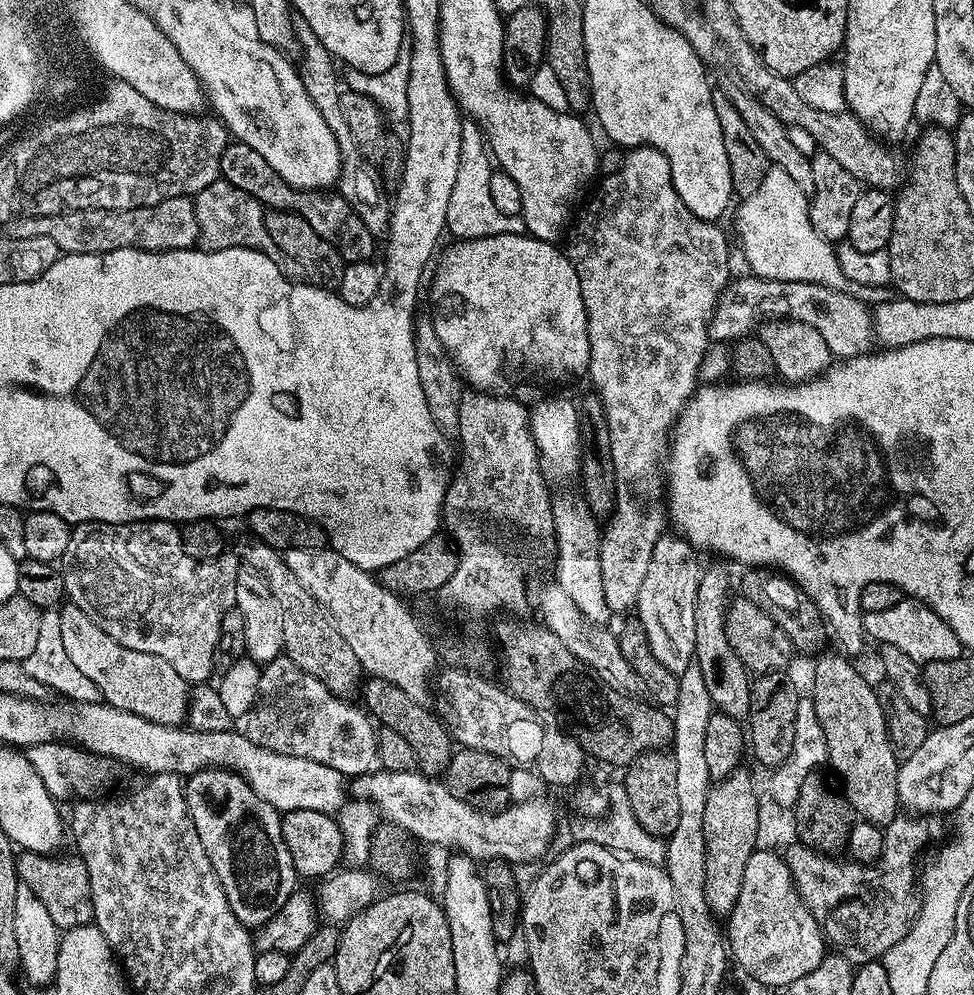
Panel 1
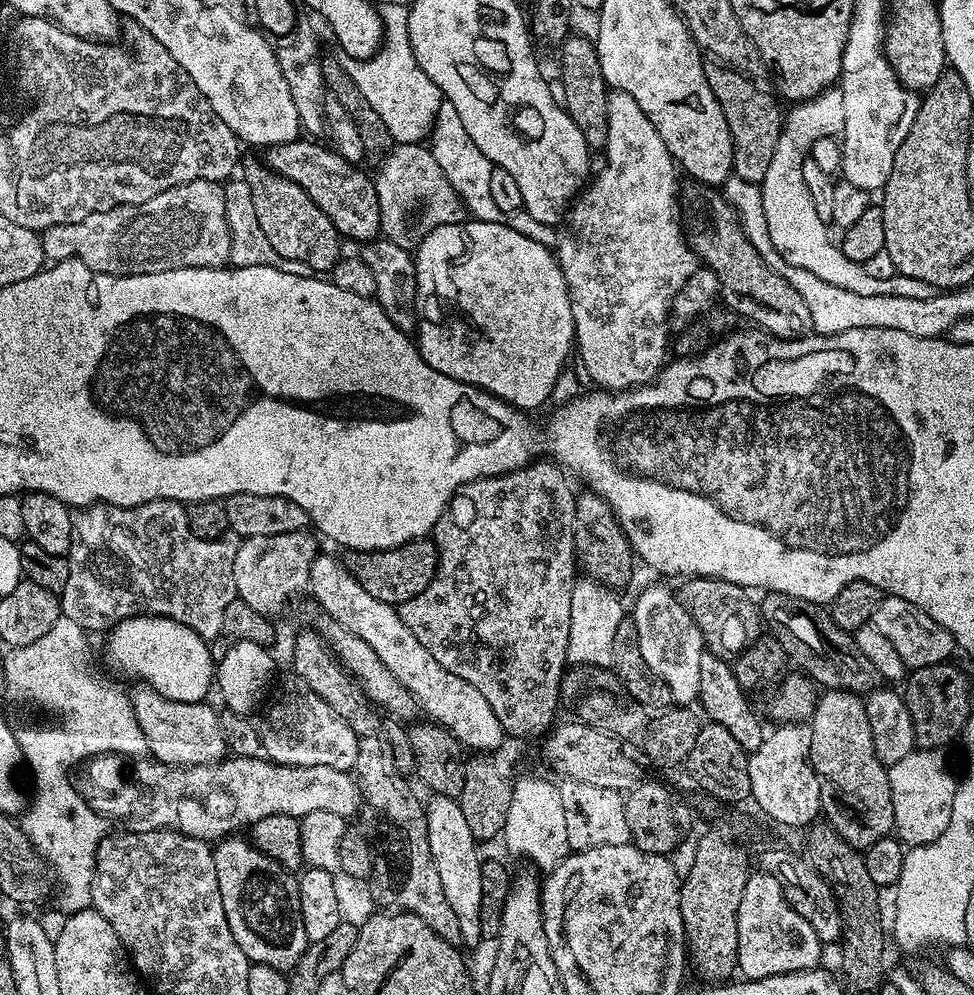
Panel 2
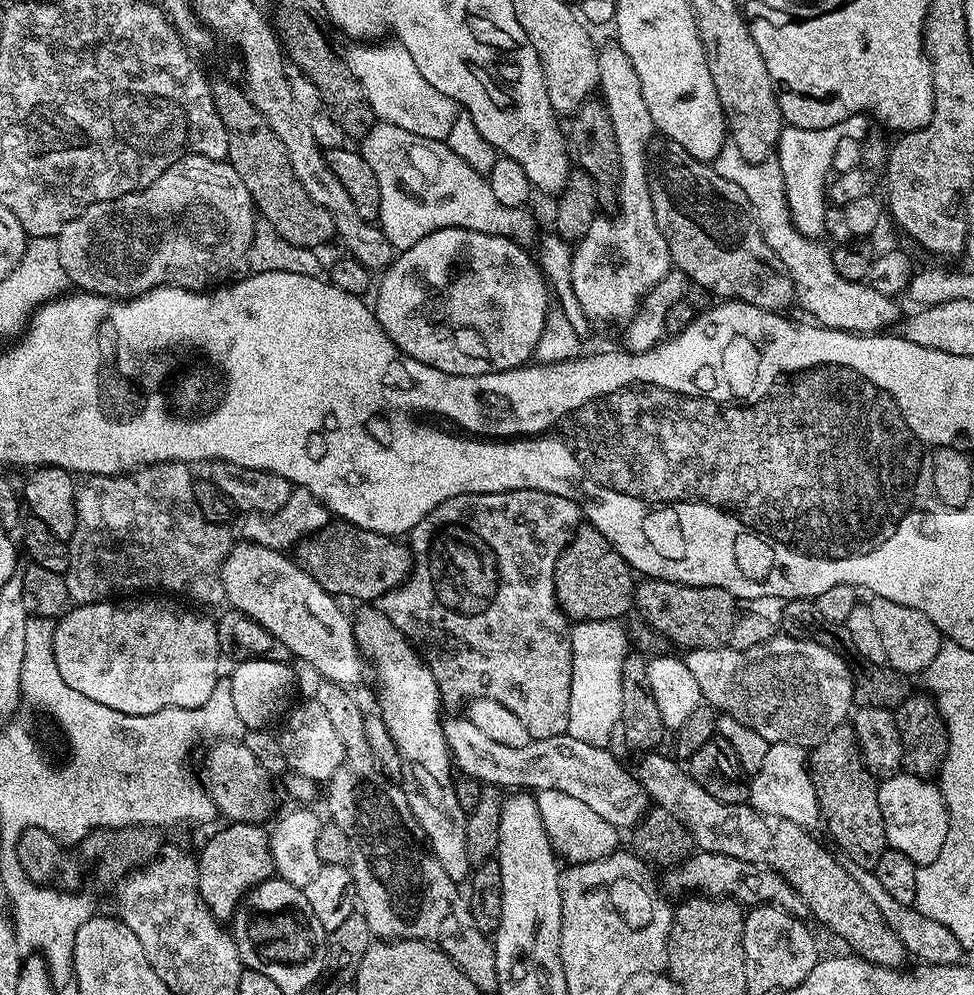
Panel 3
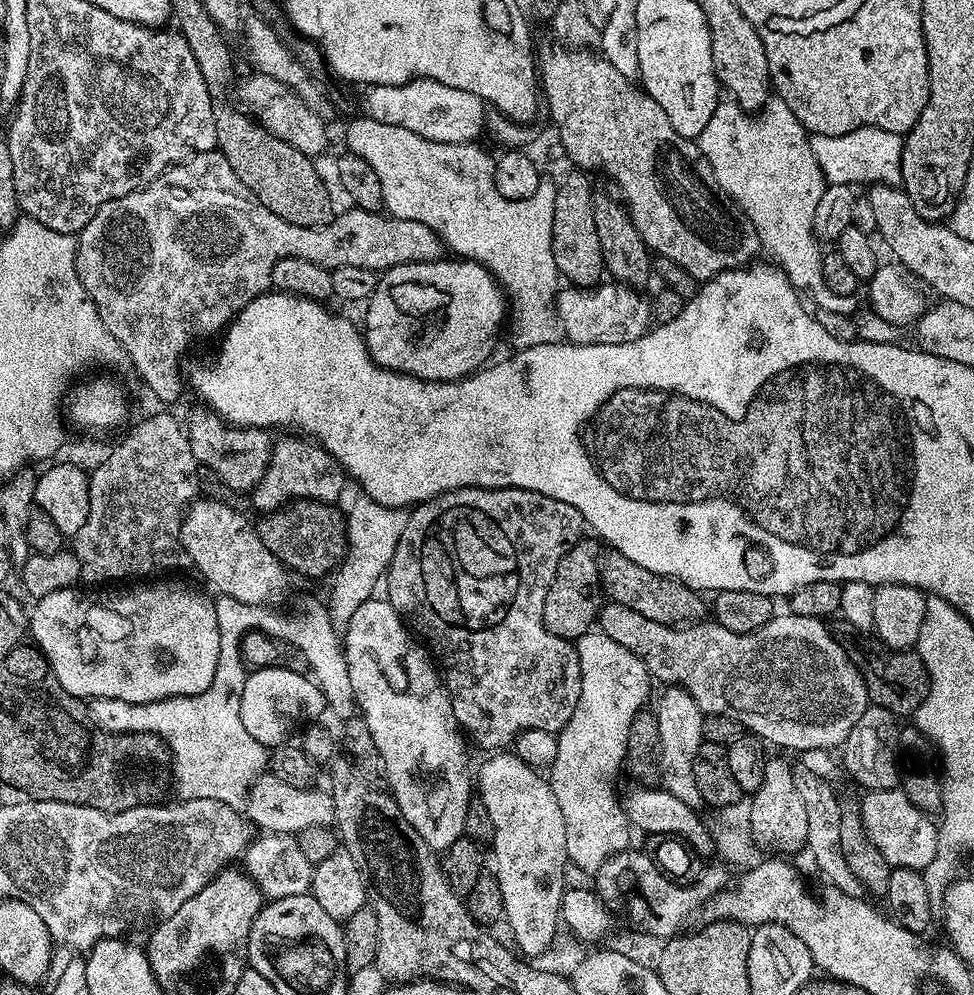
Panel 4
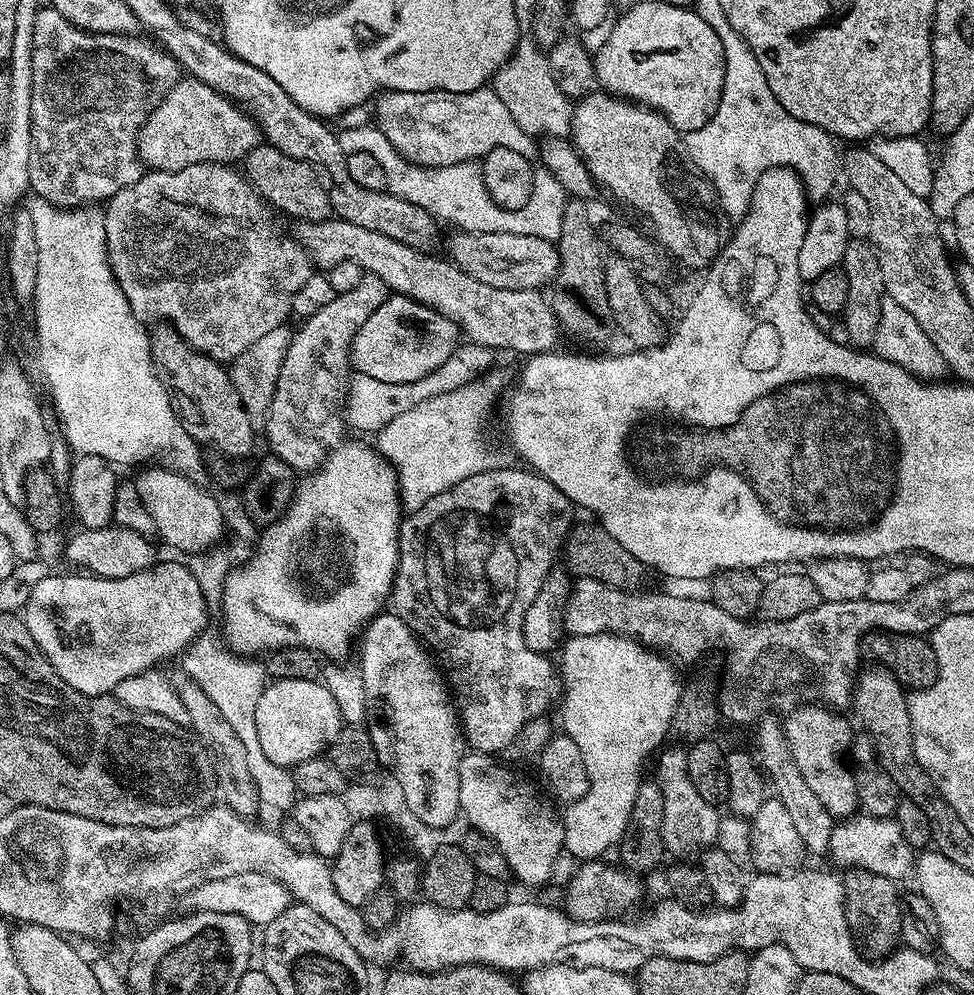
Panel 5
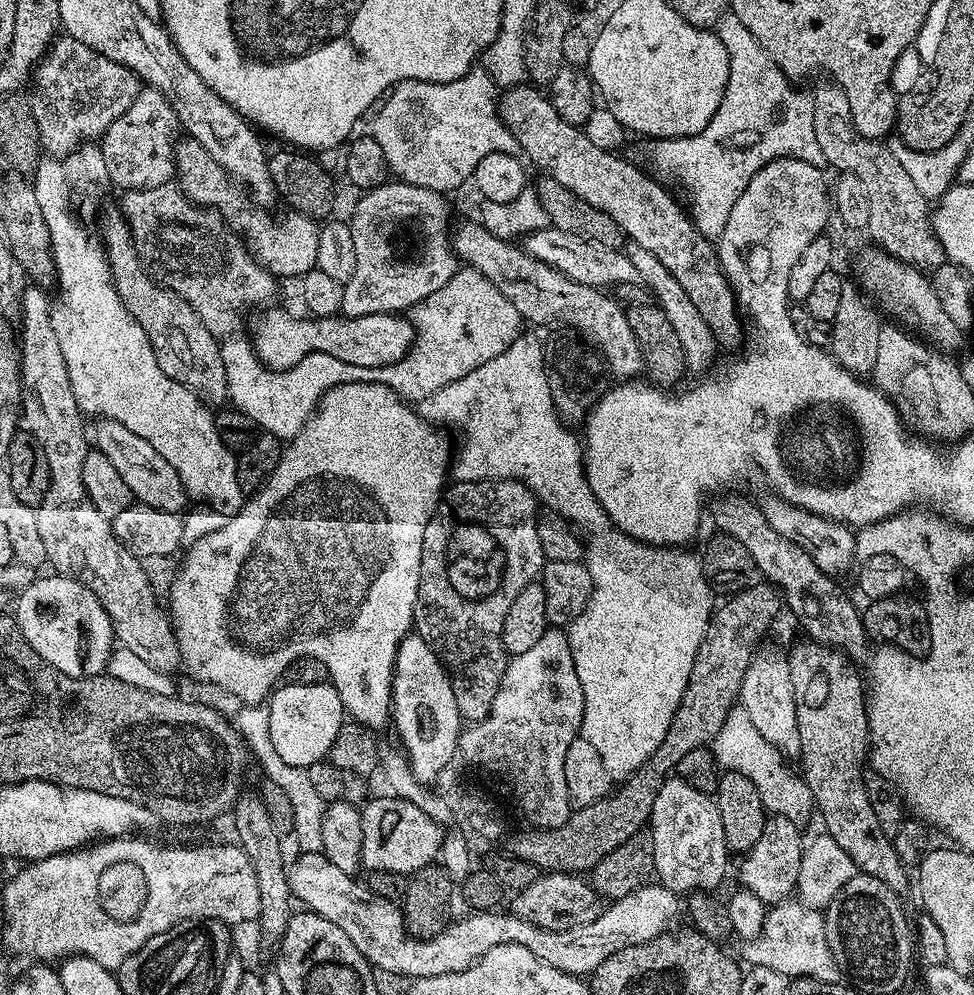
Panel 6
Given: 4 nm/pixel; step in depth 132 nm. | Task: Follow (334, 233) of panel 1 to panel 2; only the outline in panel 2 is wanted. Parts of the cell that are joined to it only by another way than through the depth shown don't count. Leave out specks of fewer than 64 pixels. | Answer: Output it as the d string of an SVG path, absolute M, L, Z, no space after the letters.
M297 138L285 144L274 144L267 149L266 163L273 172L290 178L320 207L322 214L334 222L345 241L367 242L381 235L379 190L371 175L363 172L363 167L351 164L327 143L312 138Z

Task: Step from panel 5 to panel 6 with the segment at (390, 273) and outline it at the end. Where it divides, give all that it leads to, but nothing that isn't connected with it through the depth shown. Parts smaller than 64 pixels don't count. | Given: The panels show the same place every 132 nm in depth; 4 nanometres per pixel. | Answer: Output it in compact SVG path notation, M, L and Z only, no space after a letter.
M184 138L175 145L175 175L179 187L202 208L214 211L227 222L229 228L237 236L243 238L244 244L252 257L267 268L273 276L305 276L311 268L317 267L318 238L321 225L301 212L285 211L285 216L279 220L271 216L267 207L261 206L248 195L243 187L228 175L214 158L206 154L206 150L197 140Z

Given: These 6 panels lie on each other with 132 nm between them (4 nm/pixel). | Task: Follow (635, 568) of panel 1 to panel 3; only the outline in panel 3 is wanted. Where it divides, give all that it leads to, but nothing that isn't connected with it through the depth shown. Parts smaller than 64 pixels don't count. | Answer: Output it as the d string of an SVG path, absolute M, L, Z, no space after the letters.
M609 42L605 48L597 51L599 95L604 101L606 110L610 114L610 122L614 126L614 138L618 142L618 158L620 159L620 183L614 200L620 209L613 220L607 220L604 214L597 215L590 222L590 230L586 230L583 238L575 241L572 251L572 265L570 278L573 279L574 295L581 303L581 308L592 322L601 320L604 324L627 322L636 315L640 301L666 278L668 272L673 271L672 255L666 246L666 238L662 238L662 230L656 225L656 215L650 198L648 186L648 170L650 167L650 148L648 143L654 137L650 110L646 110L646 98L642 98L642 82L638 82L638 74L634 74L634 66L630 58L621 50L620 45Z

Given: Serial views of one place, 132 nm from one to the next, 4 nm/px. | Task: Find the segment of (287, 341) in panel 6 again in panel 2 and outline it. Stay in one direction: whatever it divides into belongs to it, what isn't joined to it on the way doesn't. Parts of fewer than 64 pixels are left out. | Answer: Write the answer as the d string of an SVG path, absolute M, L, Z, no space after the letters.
M461 222L443 224L423 233L422 239L415 245L414 259L416 262L416 307L418 309L416 313L418 331L415 333L414 343L420 349L421 358L430 366L434 366L438 374L446 374L458 382L473 384L475 388L481 388L483 392L493 392L499 400L504 400L514 408L533 410L532 408L540 408L544 403L549 403L552 400L555 379L569 363L567 362L568 355L571 352L573 355L576 343L574 314L570 306L572 295L568 292L566 278L560 269L557 253L539 242L534 242L531 238L526 238L523 234L516 233L506 223Z

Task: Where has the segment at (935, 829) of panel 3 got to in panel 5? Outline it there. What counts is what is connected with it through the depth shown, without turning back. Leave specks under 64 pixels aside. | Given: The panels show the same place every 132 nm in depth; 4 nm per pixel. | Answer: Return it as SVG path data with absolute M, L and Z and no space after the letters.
M857 814L833 823L827 855L832 856L837 869L861 868L897 882L903 881L903 876L914 868L914 850L910 842L906 842L902 830L898 830L898 822L887 816Z

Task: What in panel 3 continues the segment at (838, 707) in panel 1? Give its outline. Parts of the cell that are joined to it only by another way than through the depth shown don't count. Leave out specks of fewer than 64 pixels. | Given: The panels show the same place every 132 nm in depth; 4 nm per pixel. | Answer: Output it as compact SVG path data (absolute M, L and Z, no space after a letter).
M841 726L826 734L822 742L811 749L810 771L816 797L820 803L821 817L828 820L828 832L832 835L832 840L845 853L847 859L853 860L858 866L875 869L878 858L882 858L884 849L888 847L886 838L886 826L882 822L882 806L878 806L878 783L877 777L868 772L868 767L864 765L864 759L860 757L860 747L856 732L850 726Z

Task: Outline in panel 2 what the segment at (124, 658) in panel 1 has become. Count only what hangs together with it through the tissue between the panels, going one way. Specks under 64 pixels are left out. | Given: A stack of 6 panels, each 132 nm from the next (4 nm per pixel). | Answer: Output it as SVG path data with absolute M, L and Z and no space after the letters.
M147 686L136 687L140 688L130 692L130 703L138 718L138 726L142 726L151 759L185 768L219 764L225 759L228 744L224 741L217 709L212 709L208 702L178 702Z

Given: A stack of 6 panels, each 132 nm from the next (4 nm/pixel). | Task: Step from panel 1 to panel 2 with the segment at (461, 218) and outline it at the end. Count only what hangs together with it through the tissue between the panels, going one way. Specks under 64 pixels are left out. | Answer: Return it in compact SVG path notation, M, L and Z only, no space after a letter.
M444 100L439 106L438 114L435 116L435 126L432 127L430 147L435 161L441 166L442 172L446 174L450 184L454 186L455 192L462 198L465 211L475 221L485 224L506 223L516 233L523 234L526 238L531 238L534 242L539 242L547 248L553 249L559 245L560 234L553 225L535 221L524 209L511 212L508 215L498 209L494 198L491 197L490 187L490 179L495 165L471 141L470 134L467 133L462 124L462 118L458 115L458 110L449 100Z

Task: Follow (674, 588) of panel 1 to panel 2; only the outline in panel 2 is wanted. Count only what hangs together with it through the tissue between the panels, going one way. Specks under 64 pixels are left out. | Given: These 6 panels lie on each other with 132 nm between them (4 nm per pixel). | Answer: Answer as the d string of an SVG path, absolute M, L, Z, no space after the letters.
M652 584L636 600L636 605L630 608L630 619L638 626L638 643L642 649L642 658L646 666L670 686L673 701L680 706L692 706L697 703L700 694L700 655L706 651L704 636L698 630L692 615L686 610L683 600L675 591L671 592L664 584Z

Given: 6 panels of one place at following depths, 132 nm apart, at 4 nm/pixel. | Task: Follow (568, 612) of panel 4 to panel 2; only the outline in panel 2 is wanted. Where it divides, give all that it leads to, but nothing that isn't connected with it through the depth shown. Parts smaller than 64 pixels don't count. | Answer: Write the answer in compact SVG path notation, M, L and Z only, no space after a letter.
M591 490L576 492L576 555L579 567L585 577L598 581L605 588L621 590L632 580L632 560L634 553L620 520L614 514L610 502L604 496Z

